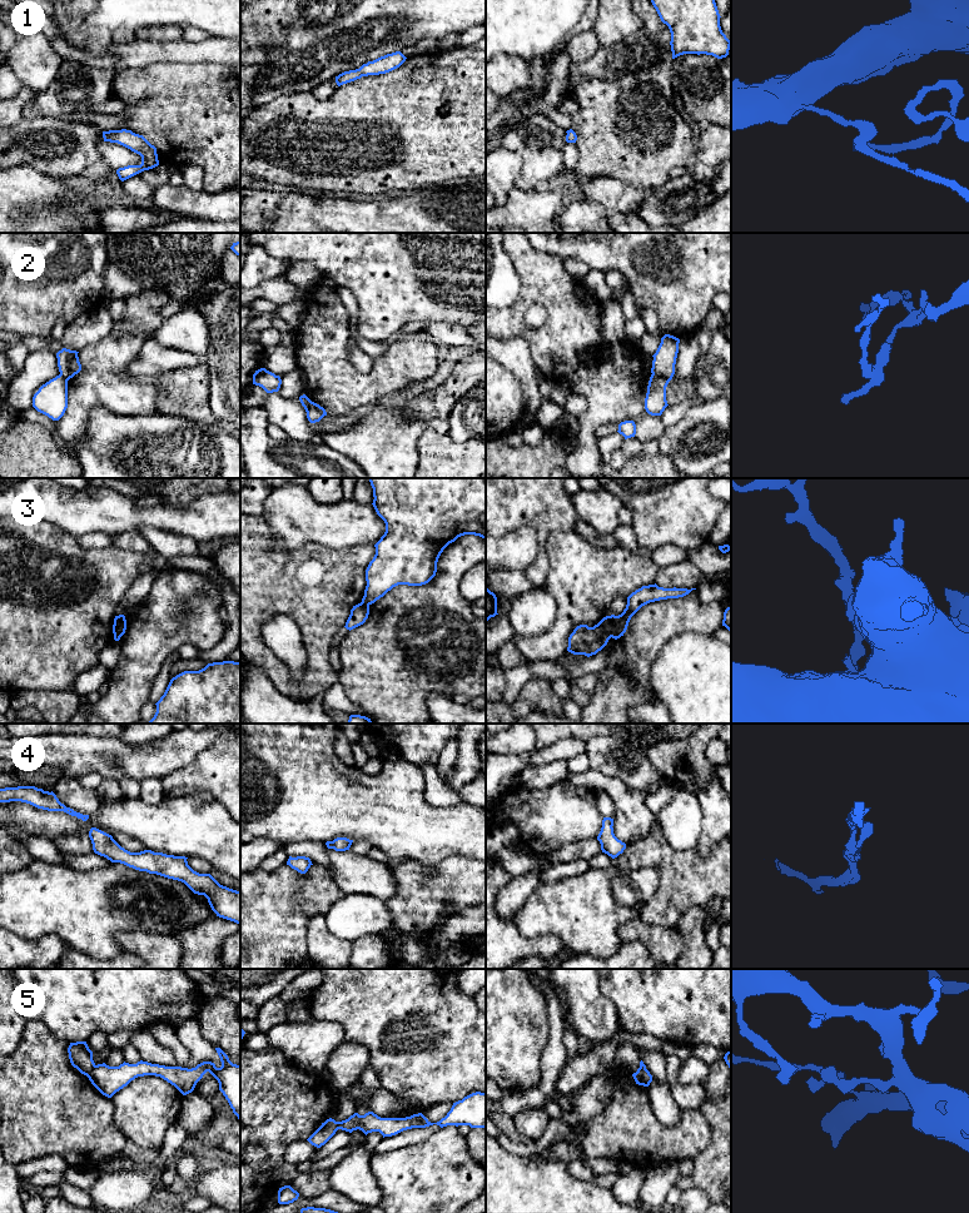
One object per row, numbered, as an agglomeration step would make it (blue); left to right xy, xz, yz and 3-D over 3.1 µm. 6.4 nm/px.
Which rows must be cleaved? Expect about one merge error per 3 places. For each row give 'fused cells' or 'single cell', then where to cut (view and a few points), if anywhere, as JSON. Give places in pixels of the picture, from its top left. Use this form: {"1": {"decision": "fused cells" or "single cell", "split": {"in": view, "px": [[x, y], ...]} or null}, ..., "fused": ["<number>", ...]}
{"1": {"decision": "single cell", "split": null}, "2": {"decision": "fused cells", "split": {"in": "yz", "px": [[652, 373], [669, 381]]}}, "3": {"decision": "fused cells", "split": {"in": "xy", "px": [[123, 615], [119, 622], [120, 635]]}}, "4": {"decision": "single cell", "split": null}, "5": {"decision": "fused cells", "split": {"in": "xy", "px": [[95, 1065], [87, 1075]]}}, "fused": ["2", "3", "5"]}

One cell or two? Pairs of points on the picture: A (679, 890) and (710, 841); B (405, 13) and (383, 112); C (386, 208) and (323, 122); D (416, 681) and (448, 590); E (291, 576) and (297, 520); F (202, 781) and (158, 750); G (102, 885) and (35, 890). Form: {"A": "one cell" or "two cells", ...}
{"A": "two cells", "B": "two cells", "C": "two cells", "D": "one cell", "E": "two cells", "F": "two cells", "G": "one cell"}

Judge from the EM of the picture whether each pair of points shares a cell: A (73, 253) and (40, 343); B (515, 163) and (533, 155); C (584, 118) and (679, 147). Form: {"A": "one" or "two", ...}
{"A": "two", "B": "two", "C": "one"}

